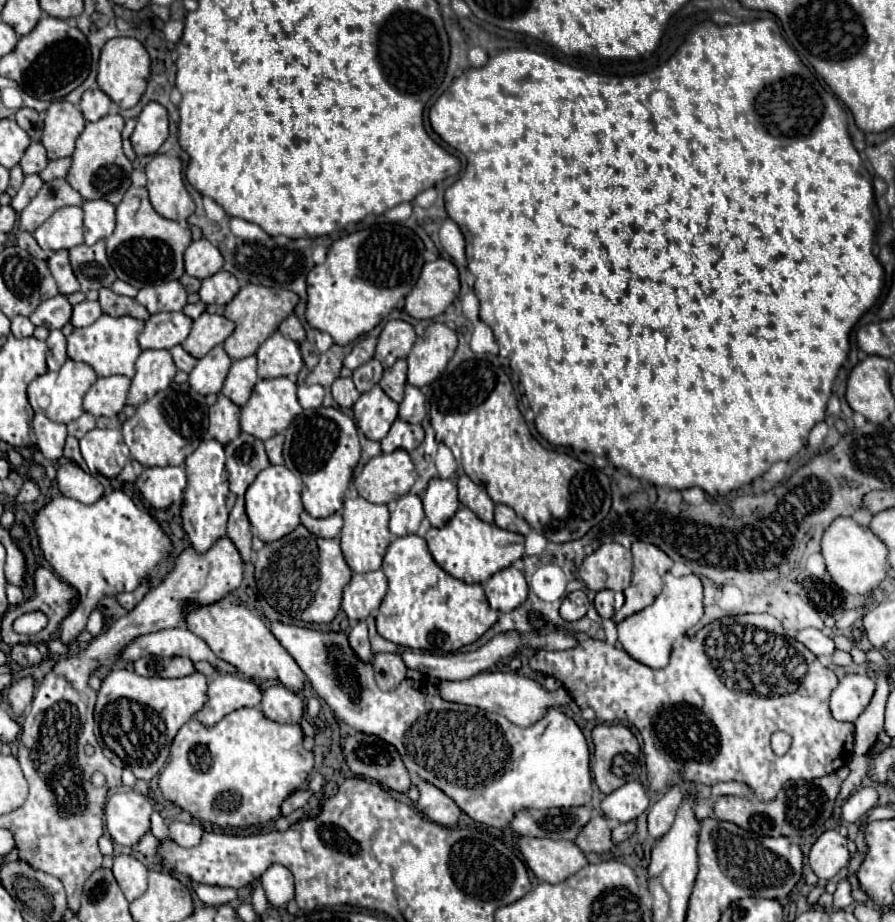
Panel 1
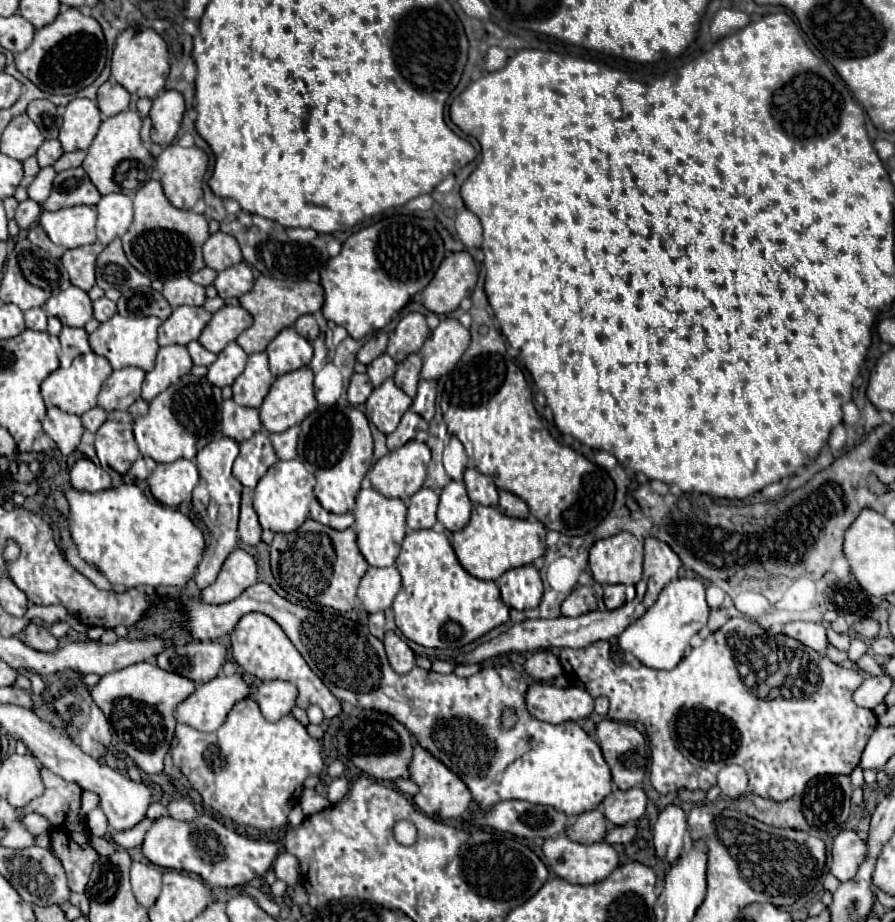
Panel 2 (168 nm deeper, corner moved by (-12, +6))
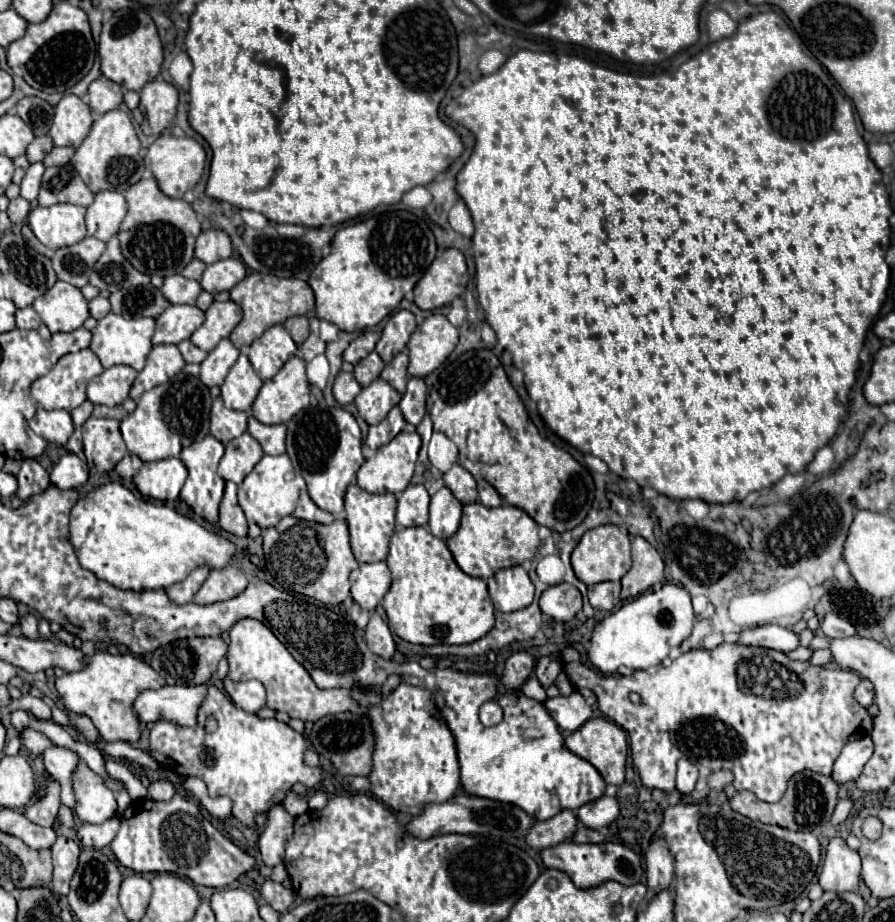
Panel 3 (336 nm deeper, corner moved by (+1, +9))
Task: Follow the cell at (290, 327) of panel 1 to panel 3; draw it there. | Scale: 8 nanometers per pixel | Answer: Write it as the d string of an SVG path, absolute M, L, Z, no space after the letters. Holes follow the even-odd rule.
M292 316L284 322L284 328L290 332L290 336L294 338L294 342L300 346L308 334L310 334L310 328L308 328L308 318L306 316Z

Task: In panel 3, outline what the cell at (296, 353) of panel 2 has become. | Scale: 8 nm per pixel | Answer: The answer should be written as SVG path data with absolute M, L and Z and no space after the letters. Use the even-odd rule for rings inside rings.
M284 326L268 328L248 348L248 358L262 380L272 378L294 354L296 354L296 344L292 336L284 330Z

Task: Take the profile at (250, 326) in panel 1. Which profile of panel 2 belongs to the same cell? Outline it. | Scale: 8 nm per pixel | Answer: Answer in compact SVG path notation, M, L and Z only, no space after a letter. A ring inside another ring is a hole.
M261 275L253 289L247 291L245 295L239 297L241 307L245 307L253 315L253 325L245 329L239 337L237 343L241 349L251 355L257 351L265 351L265 347L271 343L271 339L285 327L291 327L301 315L313 315L323 307L323 287L319 283L311 281L279 281L273 277Z

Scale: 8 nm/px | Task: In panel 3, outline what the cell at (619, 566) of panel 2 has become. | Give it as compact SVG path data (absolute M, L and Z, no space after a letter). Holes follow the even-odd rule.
M612 524L588 530L572 552L572 568L576 576L588 586L596 582L604 582L604 580L620 582L622 576L630 570L630 566L632 566L630 538L626 532L622 532L618 526L612 526Z

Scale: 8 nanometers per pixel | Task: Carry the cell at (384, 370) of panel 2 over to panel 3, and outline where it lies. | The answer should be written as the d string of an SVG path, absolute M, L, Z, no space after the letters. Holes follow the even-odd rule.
M372 352L372 354L368 354L364 360L360 360L360 362L354 366L354 376L356 376L358 384L368 386L374 378L380 376L382 368L384 368L382 358L380 358L376 352Z

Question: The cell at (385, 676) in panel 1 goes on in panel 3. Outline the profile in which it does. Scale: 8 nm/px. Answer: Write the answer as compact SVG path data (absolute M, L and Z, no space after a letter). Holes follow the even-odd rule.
M374 614L366 626L366 644L370 648L370 652L374 652L376 656L380 658L386 658L386 660L392 660L394 652L396 652L396 644L394 644L394 638L390 634L390 628L388 624L378 616Z

